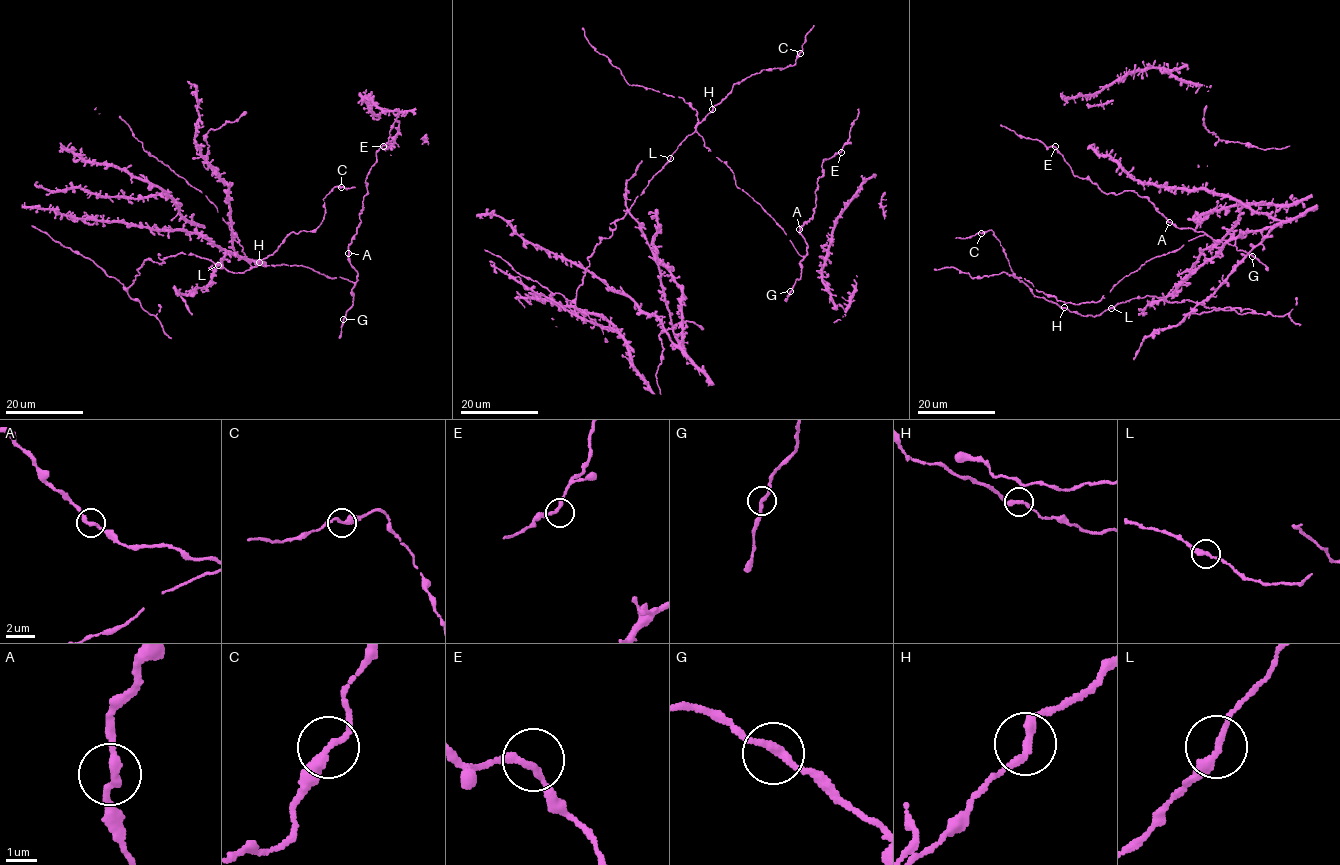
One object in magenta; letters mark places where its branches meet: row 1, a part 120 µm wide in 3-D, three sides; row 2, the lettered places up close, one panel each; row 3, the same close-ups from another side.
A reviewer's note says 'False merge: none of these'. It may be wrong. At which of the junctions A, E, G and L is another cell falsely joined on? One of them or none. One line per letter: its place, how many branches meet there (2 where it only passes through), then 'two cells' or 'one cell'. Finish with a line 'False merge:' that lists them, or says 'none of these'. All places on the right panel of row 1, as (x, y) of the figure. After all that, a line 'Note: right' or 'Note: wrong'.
A: at (1169, 222); 2 branches meet; one cell
E: at (1055, 146); 2 branches meet; one cell
G: at (1252, 256); 2 branches meet; one cell
L: at (1111, 308); 2 branches meet; one cell
False merge: none of these
Note: right

